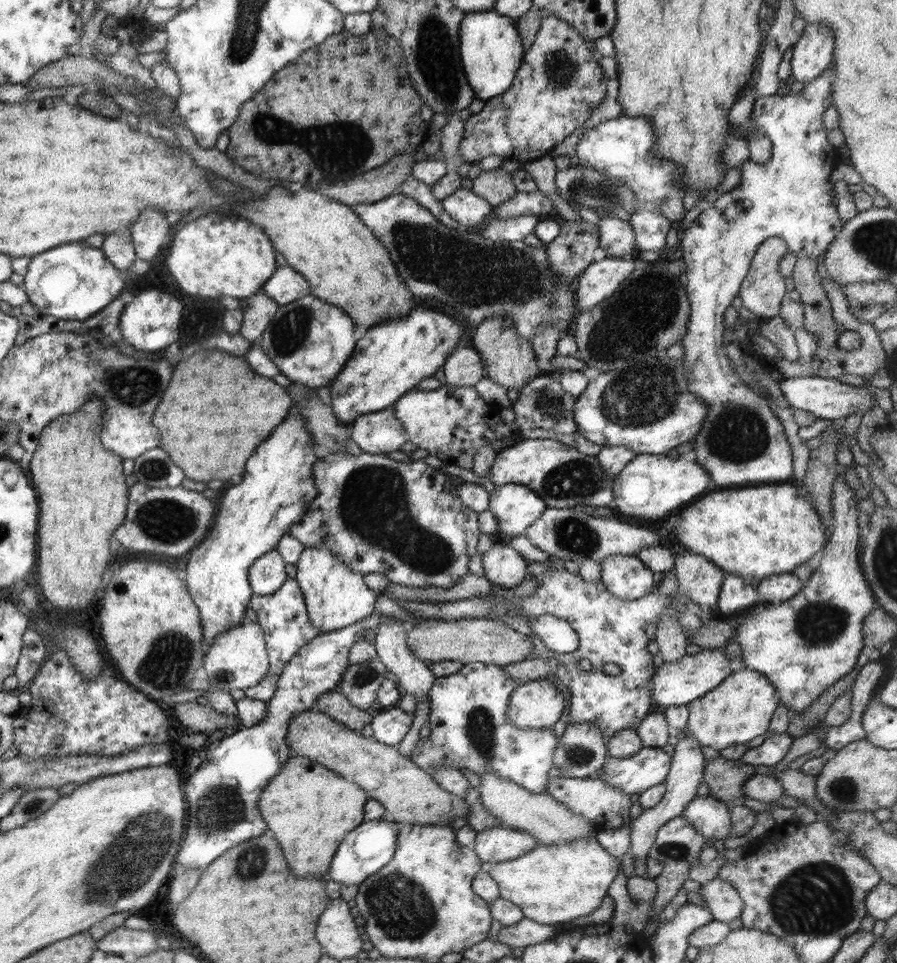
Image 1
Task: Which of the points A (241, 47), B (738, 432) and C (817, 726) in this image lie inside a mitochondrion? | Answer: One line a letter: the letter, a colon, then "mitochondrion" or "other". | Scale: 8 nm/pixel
A: mitochondrion
B: mitochondrion
C: other

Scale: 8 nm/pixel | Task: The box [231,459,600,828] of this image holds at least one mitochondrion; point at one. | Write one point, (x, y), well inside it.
(480, 729)

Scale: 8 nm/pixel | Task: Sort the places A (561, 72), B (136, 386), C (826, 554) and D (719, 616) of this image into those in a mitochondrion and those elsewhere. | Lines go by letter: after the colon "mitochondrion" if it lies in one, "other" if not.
A: mitochondrion
B: mitochondrion
C: other
D: other

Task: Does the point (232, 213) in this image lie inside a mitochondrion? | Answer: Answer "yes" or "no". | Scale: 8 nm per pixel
no

